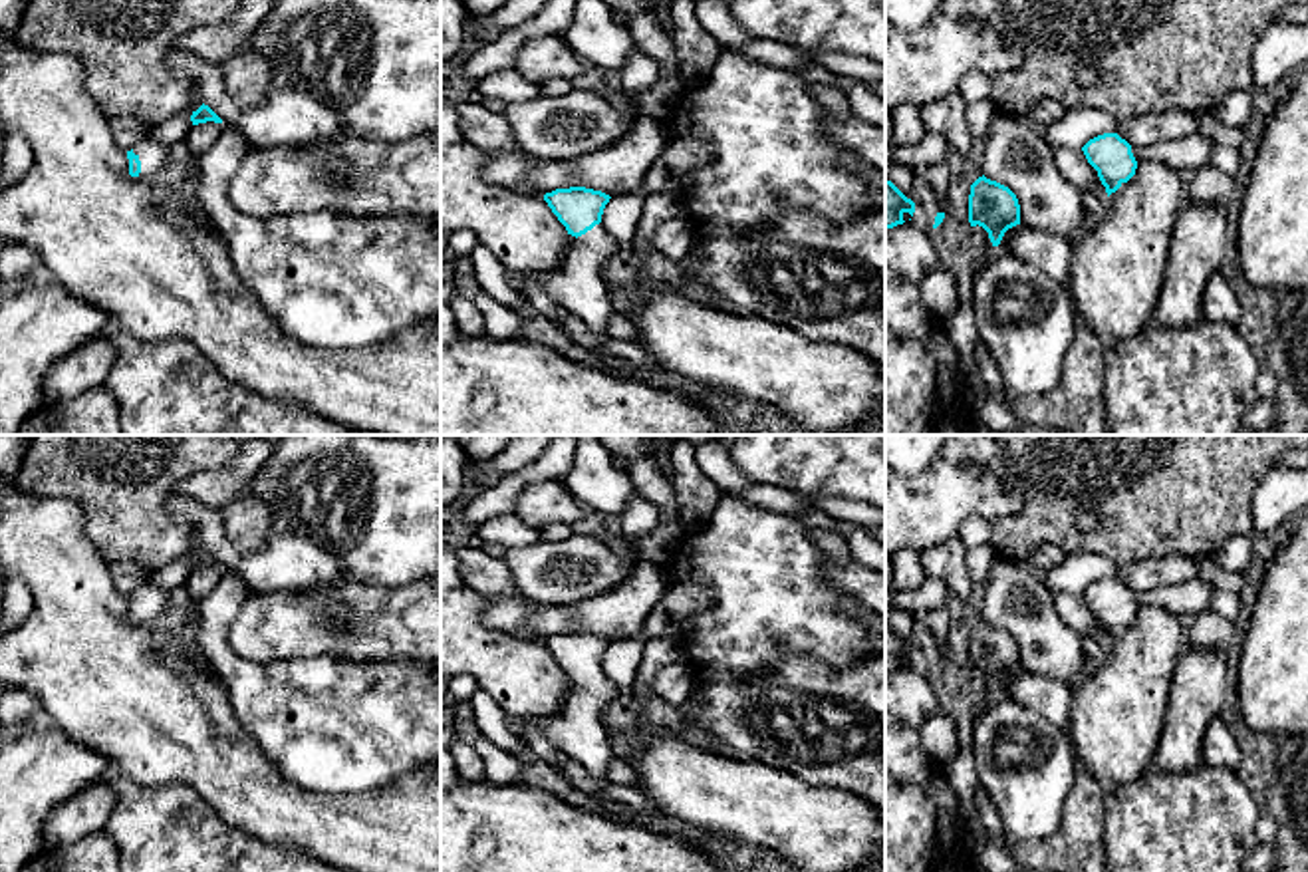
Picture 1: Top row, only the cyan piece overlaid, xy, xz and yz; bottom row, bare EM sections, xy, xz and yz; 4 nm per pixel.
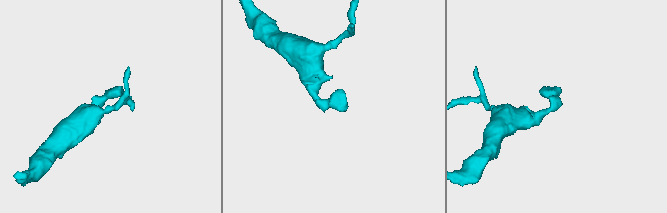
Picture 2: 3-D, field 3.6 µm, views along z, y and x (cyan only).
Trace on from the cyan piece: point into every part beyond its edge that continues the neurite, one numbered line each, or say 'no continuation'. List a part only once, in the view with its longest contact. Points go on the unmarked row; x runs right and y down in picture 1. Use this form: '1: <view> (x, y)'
1: xy (151, 598)

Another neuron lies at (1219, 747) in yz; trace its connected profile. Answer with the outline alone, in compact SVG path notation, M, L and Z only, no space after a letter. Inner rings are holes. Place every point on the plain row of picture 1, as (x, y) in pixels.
M1221 717L1213 719L1203 737L1203 763L1237 771L1241 759L1243 753L1231 727Z

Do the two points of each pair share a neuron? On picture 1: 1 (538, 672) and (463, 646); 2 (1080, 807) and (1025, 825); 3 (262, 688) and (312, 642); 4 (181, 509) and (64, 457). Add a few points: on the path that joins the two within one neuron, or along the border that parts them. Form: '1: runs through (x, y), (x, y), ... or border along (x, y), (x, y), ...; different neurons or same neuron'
1: runs through (521, 672), (513, 672), (481, 652); same neuron
2: border along (1080, 771), (1064, 805), (1062, 825), (1027, 843); different neurons
3: border along (247, 658), (253, 662), (318, 656), (342, 658); different neurons
4: border along (171, 489), (165, 511), (183, 517), (193, 535); different neurons

